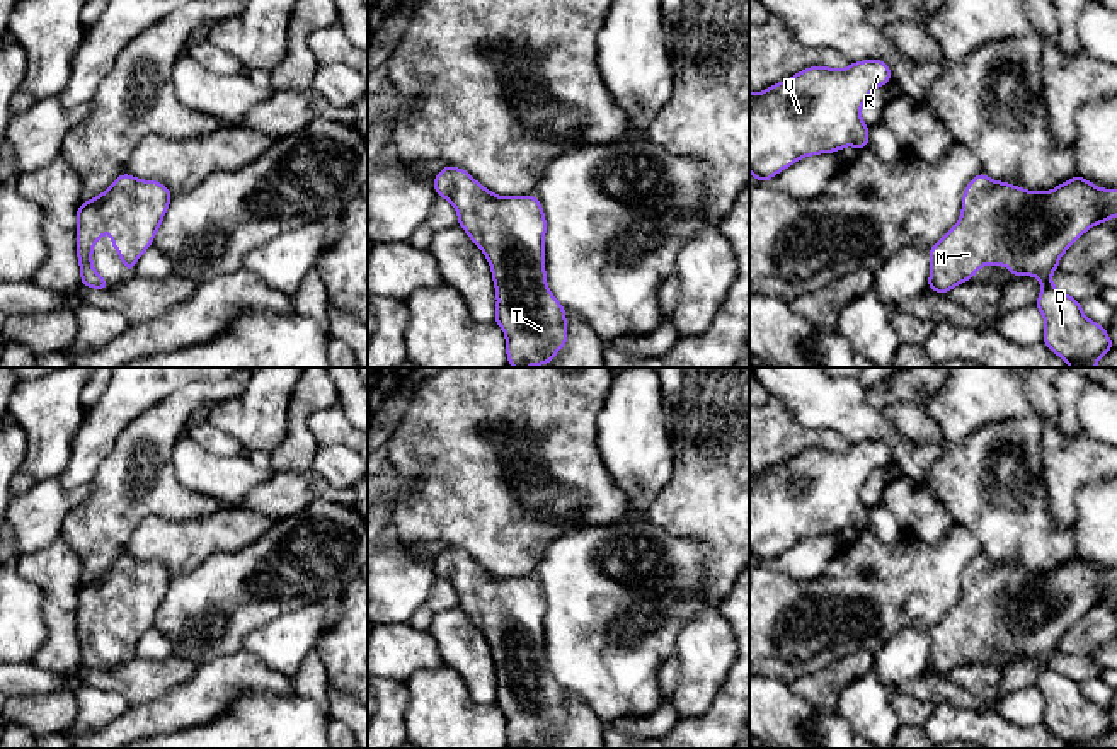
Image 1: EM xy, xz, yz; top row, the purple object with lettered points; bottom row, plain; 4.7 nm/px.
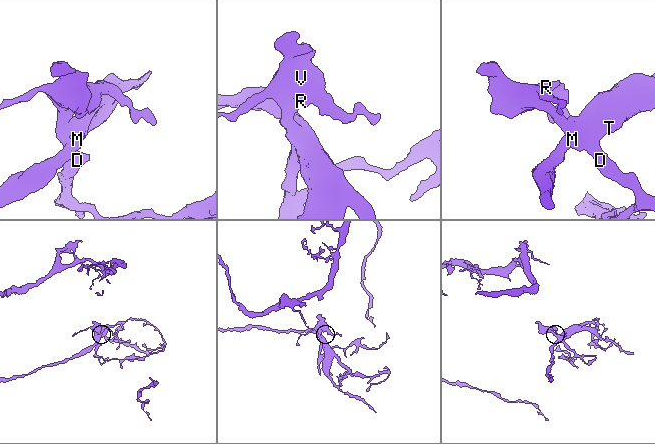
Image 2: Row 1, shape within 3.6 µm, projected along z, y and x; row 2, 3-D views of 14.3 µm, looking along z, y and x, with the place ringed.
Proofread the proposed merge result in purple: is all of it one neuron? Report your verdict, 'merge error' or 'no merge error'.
no merge error

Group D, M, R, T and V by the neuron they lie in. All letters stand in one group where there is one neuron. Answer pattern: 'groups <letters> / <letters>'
groups D M R T V

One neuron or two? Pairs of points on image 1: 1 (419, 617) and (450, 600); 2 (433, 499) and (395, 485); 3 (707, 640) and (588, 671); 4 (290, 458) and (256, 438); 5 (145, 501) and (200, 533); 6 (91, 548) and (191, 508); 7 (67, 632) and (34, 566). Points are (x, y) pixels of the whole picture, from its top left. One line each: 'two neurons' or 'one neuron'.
1: one neuron
2: two neurons
3: two neurons
4: two neurons
5: two neurons
6: one neuron
7: one neuron

